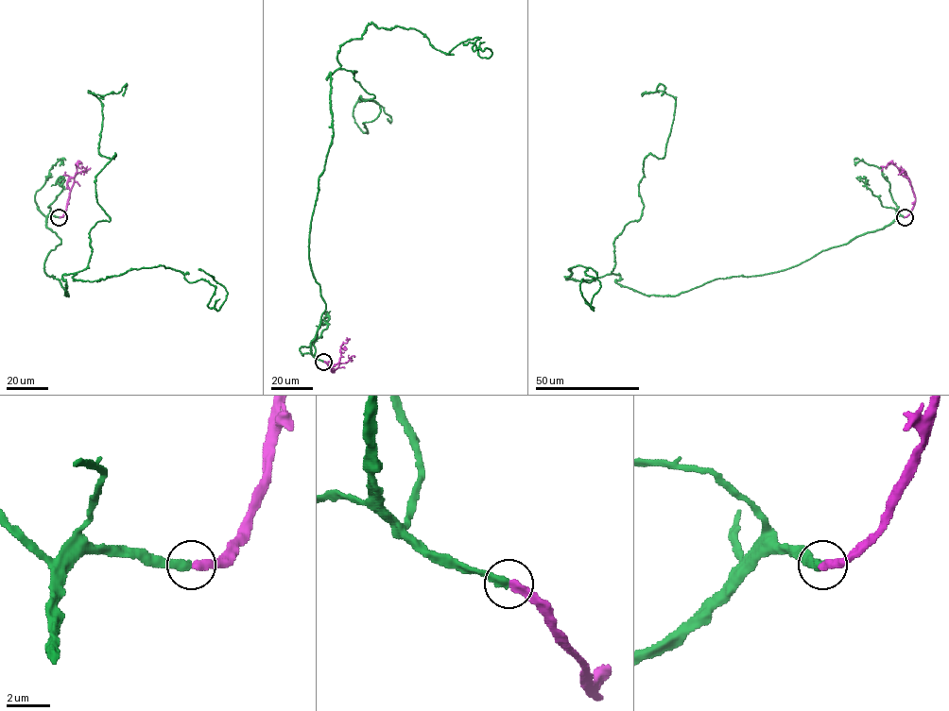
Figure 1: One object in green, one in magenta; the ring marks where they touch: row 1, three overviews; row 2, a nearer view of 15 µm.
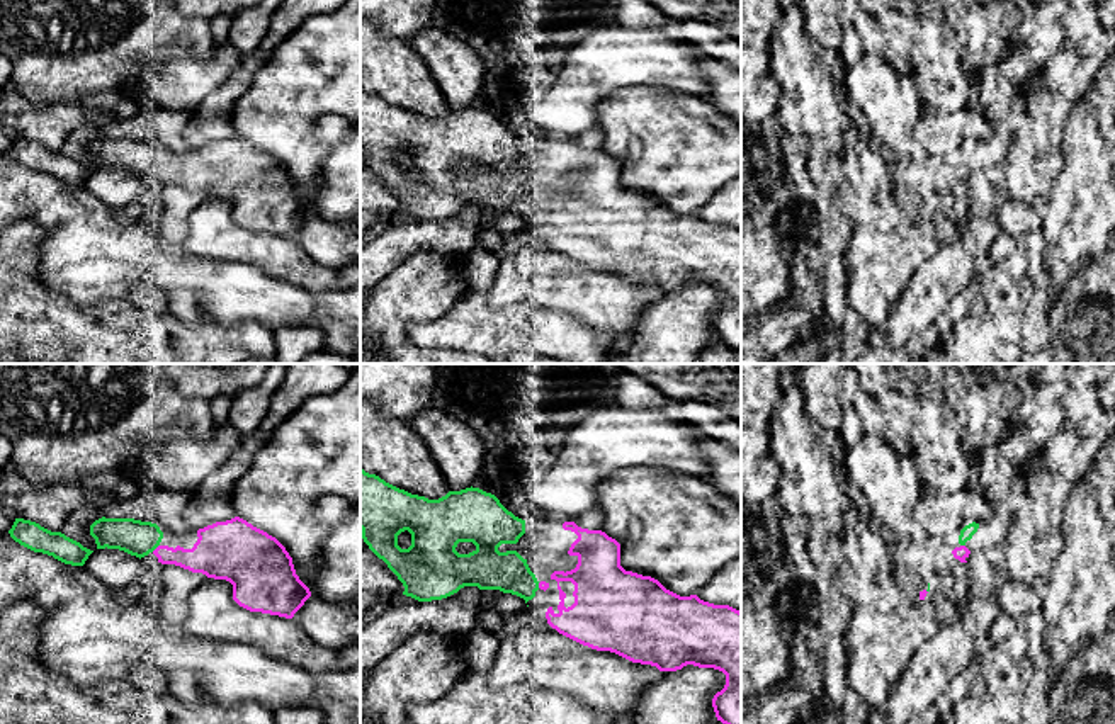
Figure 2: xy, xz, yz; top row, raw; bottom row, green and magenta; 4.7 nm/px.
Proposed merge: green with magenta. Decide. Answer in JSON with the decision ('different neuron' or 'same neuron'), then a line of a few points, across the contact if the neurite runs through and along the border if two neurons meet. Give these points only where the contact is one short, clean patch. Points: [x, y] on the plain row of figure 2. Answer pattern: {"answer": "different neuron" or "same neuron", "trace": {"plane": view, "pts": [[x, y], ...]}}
{"answer": "same neuron"}

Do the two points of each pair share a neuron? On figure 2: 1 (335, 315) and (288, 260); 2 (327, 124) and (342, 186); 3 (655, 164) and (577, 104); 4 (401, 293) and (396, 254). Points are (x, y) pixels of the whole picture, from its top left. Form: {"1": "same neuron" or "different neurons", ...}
{"1": "different neurons", "2": "same neuron", "3": "different neurons", "4": "different neurons"}

